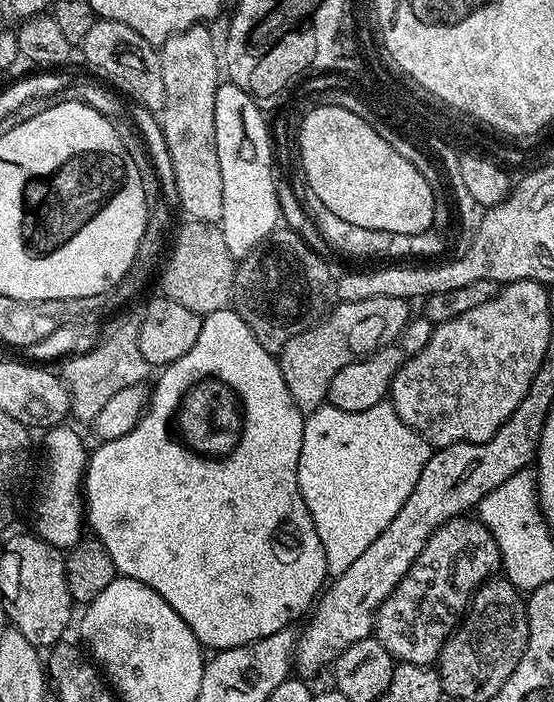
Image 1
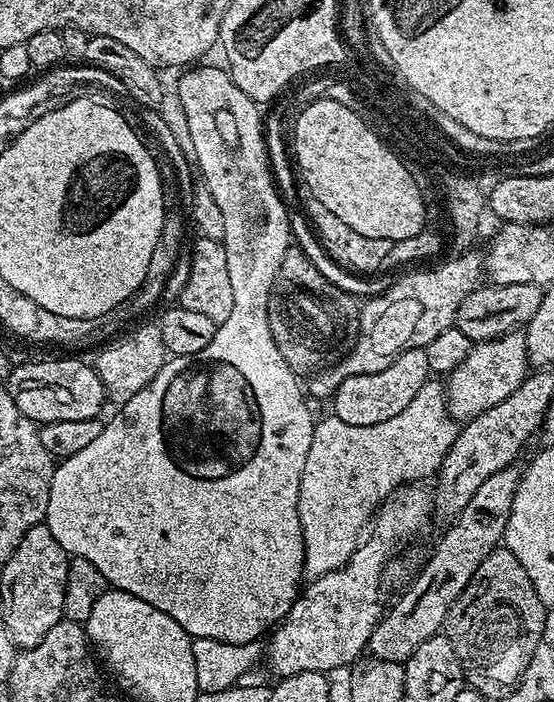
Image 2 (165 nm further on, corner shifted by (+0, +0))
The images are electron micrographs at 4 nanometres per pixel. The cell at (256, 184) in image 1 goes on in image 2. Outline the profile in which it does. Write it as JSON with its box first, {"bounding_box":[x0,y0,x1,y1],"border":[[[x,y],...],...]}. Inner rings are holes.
{"bounding_box":[44,66,316,644],"border":[[[196,66],[191,70],[185,71],[184,76],[180,80],[180,104],[184,107],[184,116],[188,119],[188,134],[192,138],[192,146],[196,150],[196,162],[200,166],[201,172],[204,174],[206,187],[212,193],[214,200],[216,200],[218,207],[222,210],[223,221],[226,222],[225,236],[223,244],[226,250],[226,261],[229,263],[231,288],[234,290],[234,310],[230,310],[230,318],[226,318],[226,322],[222,322],[216,329],[214,338],[210,338],[210,346],[206,346],[206,350],[198,350],[198,354],[190,354],[189,356],[172,356],[164,361],[162,370],[158,370],[158,374],[154,378],[154,382],[150,382],[150,386],[146,386],[142,390],[138,390],[138,394],[134,394],[134,398],[130,398],[127,402],[119,405],[116,417],[113,418],[109,424],[105,423],[101,427],[98,438],[94,438],[94,442],[90,442],[90,446],[85,446],[83,450],[78,450],[78,454],[73,456],[65,456],[56,464],[54,470],[54,478],[50,482],[50,502],[46,506],[46,514],[44,515],[44,523],[48,525],[50,534],[54,534],[54,538],[58,538],[58,546],[62,546],[62,550],[68,552],[69,557],[77,556],[78,558],[86,558],[86,562],[94,562],[94,566],[98,566],[98,570],[102,570],[102,574],[108,579],[109,585],[117,592],[129,592],[134,594],[134,598],[142,598],[142,602],[150,602],[150,606],[154,606],[158,610],[162,610],[166,614],[170,614],[170,618],[174,618],[174,622],[178,622],[178,626],[182,626],[182,630],[186,630],[188,635],[201,640],[202,638],[210,638],[218,642],[230,642],[231,644],[254,644],[261,638],[260,635],[271,633],[283,621],[285,614],[290,610],[290,606],[294,606],[294,602],[300,596],[302,591],[302,583],[305,579],[304,575],[304,535],[302,534],[302,526],[300,525],[300,511],[298,510],[298,502],[300,501],[300,483],[302,482],[302,470],[306,466],[306,454],[310,454],[310,442],[312,435],[316,429],[314,423],[314,415],[308,409],[309,401],[306,399],[305,389],[302,384],[299,384],[297,373],[293,372],[291,366],[286,362],[286,358],[282,358],[282,354],[278,354],[278,346],[274,342],[274,334],[270,334],[270,322],[268,321],[268,299],[272,293],[272,283],[276,277],[277,270],[282,266],[284,255],[290,247],[290,231],[289,231],[289,209],[284,209],[284,204],[280,201],[280,196],[276,193],[276,184],[272,181],[272,168],[268,165],[268,152],[264,149],[264,140],[266,141],[266,124],[265,121],[260,121],[261,109],[253,102],[253,100],[246,94],[242,94],[242,90],[238,90],[238,86],[233,82],[231,75],[223,67],[220,68],[200,68],[204,66]]]}

